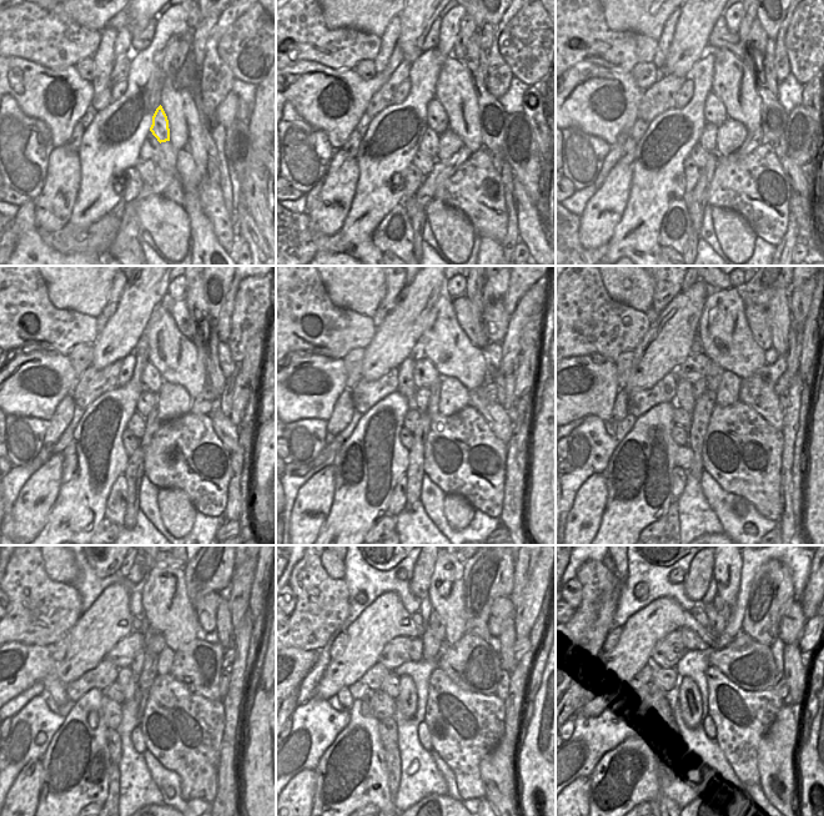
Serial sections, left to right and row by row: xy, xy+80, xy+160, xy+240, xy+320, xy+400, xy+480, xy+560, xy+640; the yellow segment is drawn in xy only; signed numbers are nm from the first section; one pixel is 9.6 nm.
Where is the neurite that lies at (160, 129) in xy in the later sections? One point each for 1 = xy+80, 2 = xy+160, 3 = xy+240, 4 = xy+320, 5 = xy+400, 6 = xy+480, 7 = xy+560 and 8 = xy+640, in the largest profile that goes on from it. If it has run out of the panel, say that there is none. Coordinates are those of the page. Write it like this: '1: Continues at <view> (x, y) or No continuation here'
1: Continues at xy+80 (437, 119)
2: Continues at xy+160 (714, 111)
3: Continues at xy+240 (150, 381)
4: Continues at xy+320 (425, 374)
5: Continues at xy+400 (694, 367)
6: Continues at xy+480 (122, 654)
7: Continues at xy+560 (396, 653)
8: Continues at xy+640 (669, 650).

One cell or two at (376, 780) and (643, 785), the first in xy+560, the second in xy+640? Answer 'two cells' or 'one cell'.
one cell

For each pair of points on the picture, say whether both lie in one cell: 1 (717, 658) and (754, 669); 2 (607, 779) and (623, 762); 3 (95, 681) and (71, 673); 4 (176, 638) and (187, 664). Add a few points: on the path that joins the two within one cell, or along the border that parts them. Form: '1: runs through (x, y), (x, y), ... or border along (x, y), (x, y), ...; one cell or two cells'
1: runs through (725, 660), (745, 666); one cell
2: runs through (611, 775), (619, 766); one cell
3: border along (104, 659), (66, 685); two cells
4: border along (199, 636), (182, 644), (175, 651); two cells

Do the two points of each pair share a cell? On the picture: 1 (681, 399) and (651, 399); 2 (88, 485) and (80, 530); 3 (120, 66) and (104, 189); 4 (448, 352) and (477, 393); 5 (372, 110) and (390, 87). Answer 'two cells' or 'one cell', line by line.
1: two cells
2: one cell
3: two cells
4: two cells
5: one cell

